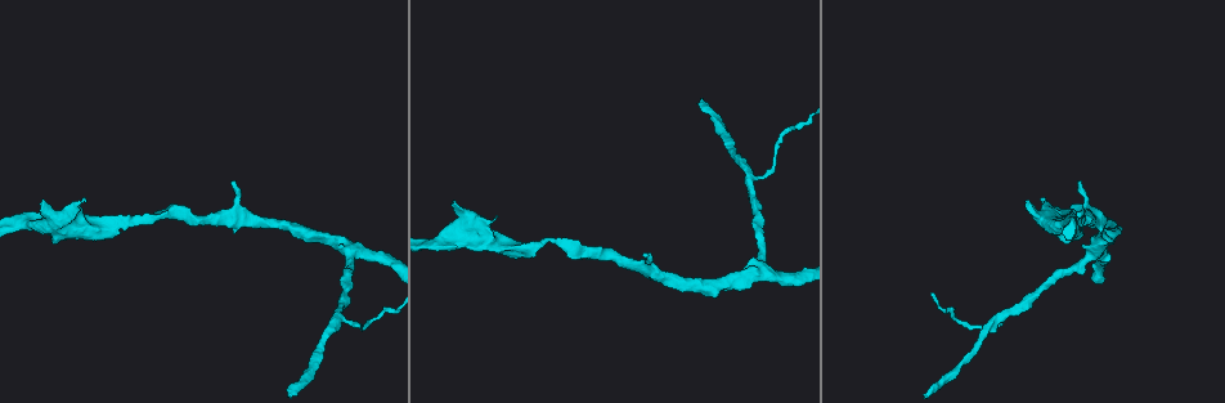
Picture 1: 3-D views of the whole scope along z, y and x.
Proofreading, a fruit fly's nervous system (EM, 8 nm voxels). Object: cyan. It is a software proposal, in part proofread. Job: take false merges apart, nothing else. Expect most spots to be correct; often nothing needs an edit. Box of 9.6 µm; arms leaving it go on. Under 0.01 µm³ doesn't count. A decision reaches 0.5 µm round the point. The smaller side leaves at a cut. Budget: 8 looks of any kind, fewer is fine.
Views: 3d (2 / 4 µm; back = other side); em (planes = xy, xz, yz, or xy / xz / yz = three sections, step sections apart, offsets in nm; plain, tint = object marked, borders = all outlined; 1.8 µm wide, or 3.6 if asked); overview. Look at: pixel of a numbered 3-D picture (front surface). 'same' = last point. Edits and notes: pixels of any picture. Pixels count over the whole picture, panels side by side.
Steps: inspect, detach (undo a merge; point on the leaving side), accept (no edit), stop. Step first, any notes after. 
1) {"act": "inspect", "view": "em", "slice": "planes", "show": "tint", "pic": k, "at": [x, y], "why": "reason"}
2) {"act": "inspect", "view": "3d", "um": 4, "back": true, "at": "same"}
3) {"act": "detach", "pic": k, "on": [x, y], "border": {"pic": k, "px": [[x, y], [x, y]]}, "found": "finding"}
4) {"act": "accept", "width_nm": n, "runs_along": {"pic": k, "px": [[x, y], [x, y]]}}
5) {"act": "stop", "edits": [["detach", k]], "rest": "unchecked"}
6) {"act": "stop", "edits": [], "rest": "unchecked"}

{"act": "inspect", "view": "em", "slice": "xy", "step": 16, "show": "tint", "pic": 1, "at": [554, 239], "why": "sudden change in width"}

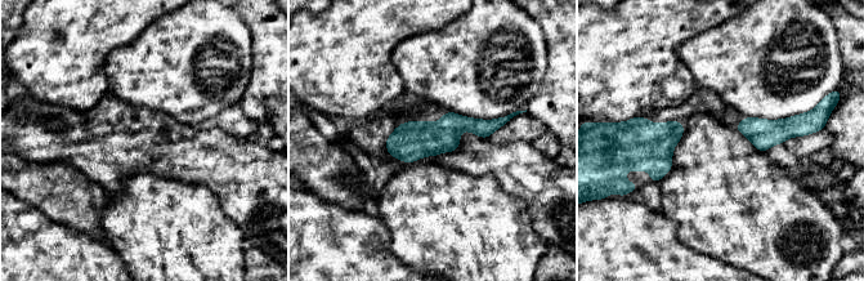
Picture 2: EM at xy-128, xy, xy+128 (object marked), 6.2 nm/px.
{"act": "inspect", "view": "em", "slice": "planes", "show": "borders", "at": "same"}

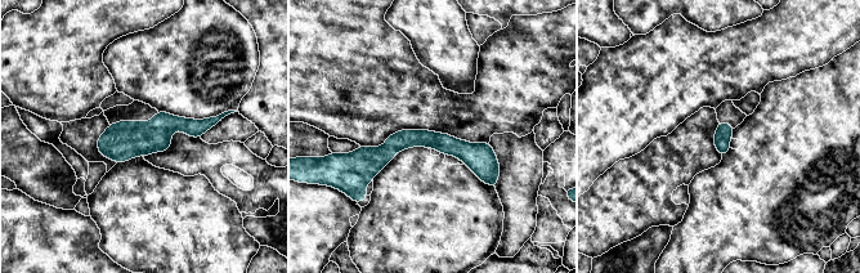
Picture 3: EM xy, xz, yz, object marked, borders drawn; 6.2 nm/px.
{"act": "accept", "runs_along": {"pic": 3, "px": [[357, 153], [434, 139], [496, 171]]}, "found": "continuous, no second cell"}

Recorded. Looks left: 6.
{"act": "inspect", "view": "3d", "um": 4, "pic": 1, "at": [641, 269], "why": "a fork"}

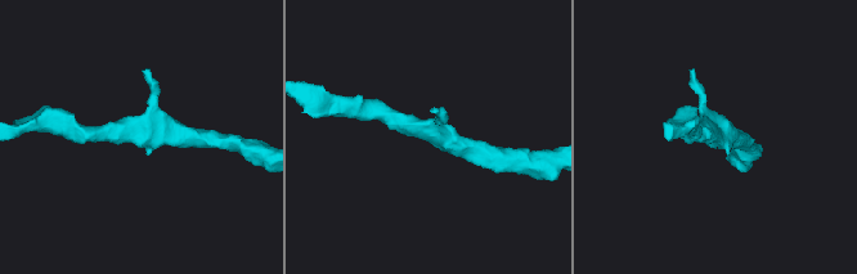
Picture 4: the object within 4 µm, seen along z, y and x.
{"act": "inspect", "view": "em", "slice": "planes", "show": "tint", "pic": 4, "at": [144, 131], "why": "shape alone is not enough"}

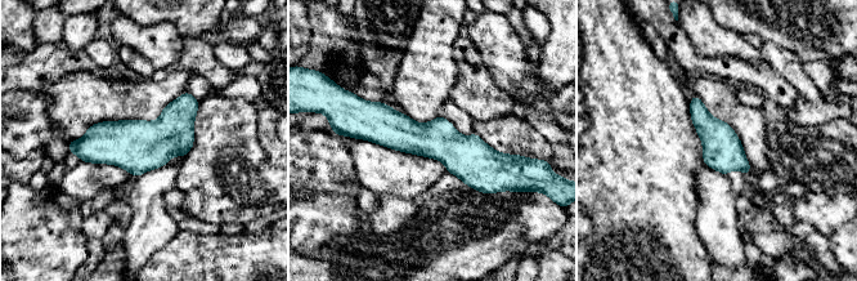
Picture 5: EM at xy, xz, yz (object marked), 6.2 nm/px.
{"act": "accept", "runs_along": {"pic": 5, "px": [[355, 133], [507, 159]]}, "found": "one cell here"}

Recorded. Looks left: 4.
{"act": "inspect", "view": "em", "slice": "planes", "show": "tint", "pic": 1, "at": [749, 177], "why": "a fork"}

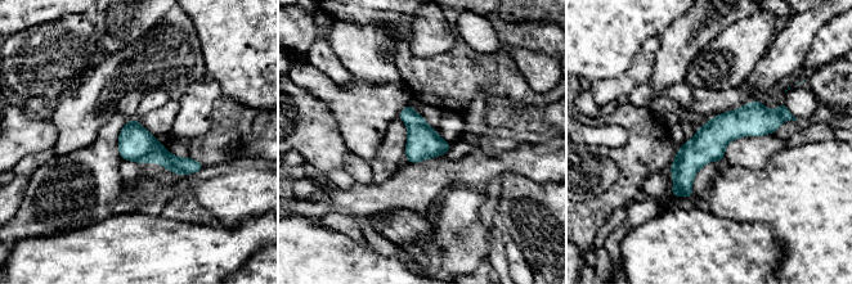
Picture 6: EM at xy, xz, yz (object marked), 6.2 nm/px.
{"act": "accept", "found": "continuous, no second cell"}

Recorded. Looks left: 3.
{"act": "inspect", "view": "3d", "um": 2, "pic": 1, "at": [760, 272], "why": "three-way junction"}

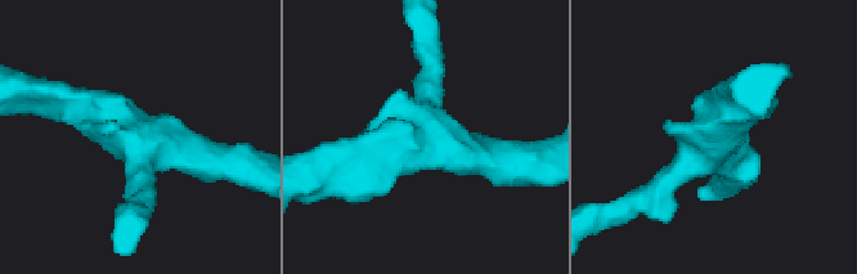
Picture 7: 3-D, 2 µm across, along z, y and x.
{"act": "inspect", "view": "em", "slice": "planes", "show": "tint", "pic": 7, "at": [144, 150], "arms": 3, "arm_widths_nm": [190, 240, 280], "why": "now the EM"}

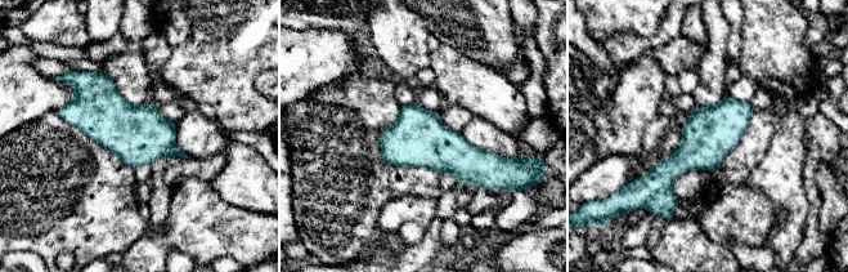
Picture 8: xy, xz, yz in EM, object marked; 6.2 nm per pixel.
{"act": "accept", "width_nm": 320, "found": "all the same cell"}

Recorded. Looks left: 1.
{"act": "stop", "edits": [], "rest": "unchecked"}

